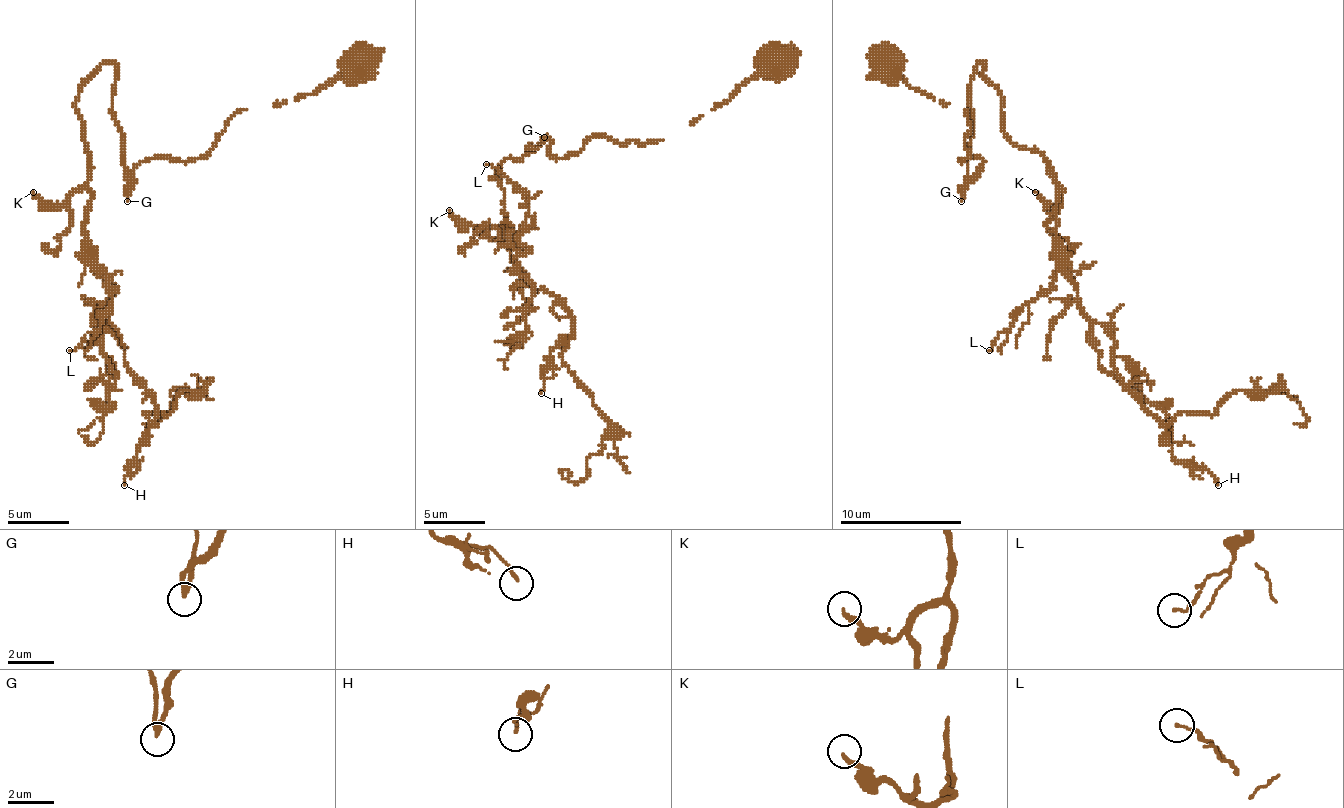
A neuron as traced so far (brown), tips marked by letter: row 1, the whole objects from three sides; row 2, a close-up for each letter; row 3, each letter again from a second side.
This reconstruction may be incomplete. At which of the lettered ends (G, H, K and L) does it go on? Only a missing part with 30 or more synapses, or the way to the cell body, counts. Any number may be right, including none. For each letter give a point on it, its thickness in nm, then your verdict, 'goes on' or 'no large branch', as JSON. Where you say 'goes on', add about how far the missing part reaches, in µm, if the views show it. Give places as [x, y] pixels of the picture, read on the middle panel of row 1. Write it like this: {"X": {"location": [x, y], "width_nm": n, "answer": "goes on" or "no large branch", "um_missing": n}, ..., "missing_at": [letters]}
{"G": {"location": [544, 137], "width_nm": 190, "answer": "no large branch"}, "H": {"location": [541, 393], "width_nm": 120, "answer": "no large branch"}, "K": {"location": [449, 210], "width_nm": 220, "answer": "no large branch"}, "L": {"location": [486, 164], "width_nm": 130, "answer": "no large branch"}, "missing_at": []}

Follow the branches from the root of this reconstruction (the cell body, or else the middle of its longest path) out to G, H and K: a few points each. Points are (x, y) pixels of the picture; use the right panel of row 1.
G: (882, 64), (882, 73), (964, 109), (971, 131), (961, 161), (983, 164), (961, 201)
H: (882, 64), (964, 109), (971, 177), (983, 64), (1004, 134), (1056, 186), (1056, 262), (1114, 372), (1218, 485)
K: (882, 64), (964, 109), (971, 177), (983, 64), (1004, 134), (1062, 198), (1035, 192)

